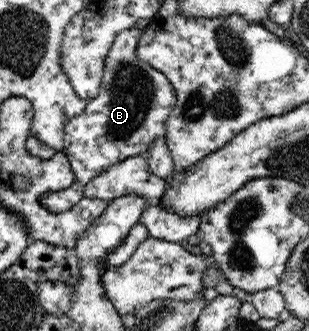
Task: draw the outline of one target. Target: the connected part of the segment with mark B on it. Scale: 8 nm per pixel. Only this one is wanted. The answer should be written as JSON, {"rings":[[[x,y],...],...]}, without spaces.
{"rings":[[[135,26],[115,36],[106,57],[100,94],[88,100],[84,113],[65,125],[63,151],[76,180],[69,188],[44,196],[43,204],[52,212],[70,210],[85,198],[84,190],[89,180],[128,157],[144,155],[156,138],[165,137],[165,125],[177,102],[176,92],[162,72],[136,56],[141,33]]]}

